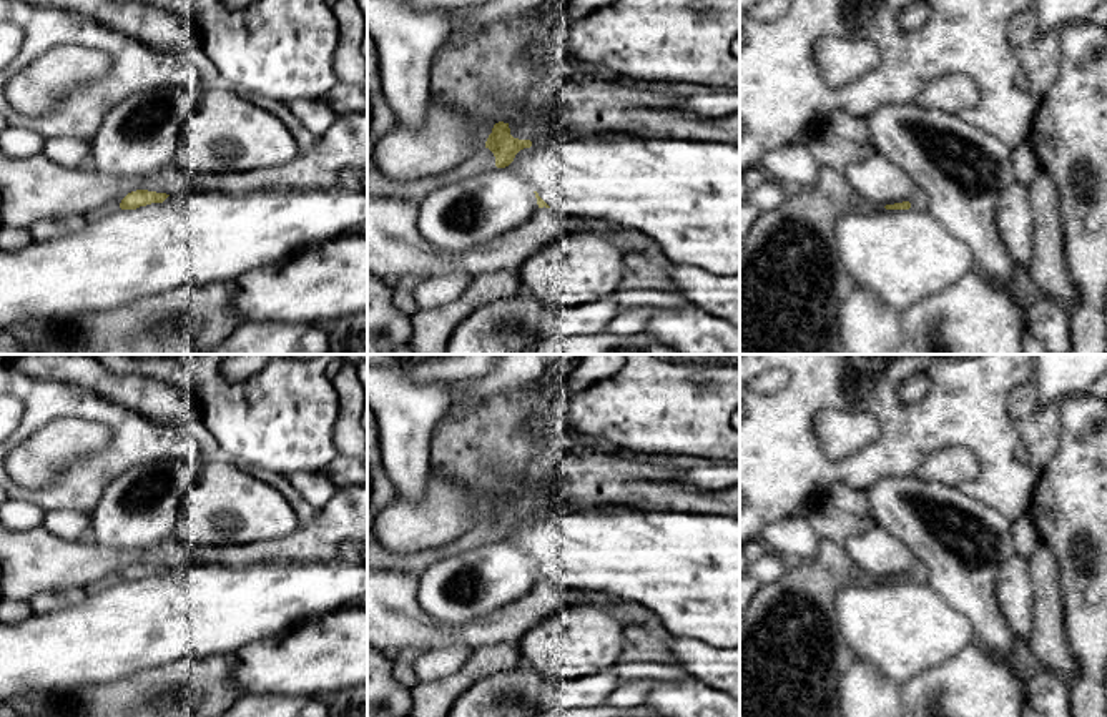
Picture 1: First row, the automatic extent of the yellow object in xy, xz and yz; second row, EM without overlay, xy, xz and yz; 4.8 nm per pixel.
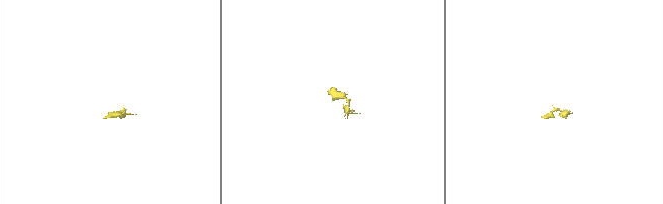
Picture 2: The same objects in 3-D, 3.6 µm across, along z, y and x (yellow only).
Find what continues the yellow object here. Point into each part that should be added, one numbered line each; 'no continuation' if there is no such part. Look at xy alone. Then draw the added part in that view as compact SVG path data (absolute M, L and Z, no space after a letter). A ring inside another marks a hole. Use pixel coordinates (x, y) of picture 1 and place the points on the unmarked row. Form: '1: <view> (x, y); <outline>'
1: xy (110, 579); M121 572L110 574L106 577L100 579L98 582L93 582L91 586L88 586L86 592L95 594L95 592L98 592L98 591L101 591L101 589L105 589L105 587L115 584L115 582L118 582L120 576L121 576Z

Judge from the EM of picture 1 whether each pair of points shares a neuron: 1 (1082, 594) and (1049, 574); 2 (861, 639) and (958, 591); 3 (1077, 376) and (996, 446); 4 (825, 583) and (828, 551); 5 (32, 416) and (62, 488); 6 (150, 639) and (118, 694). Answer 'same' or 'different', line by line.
1: different
2: different
3: different
4: same
5: same
6: different

